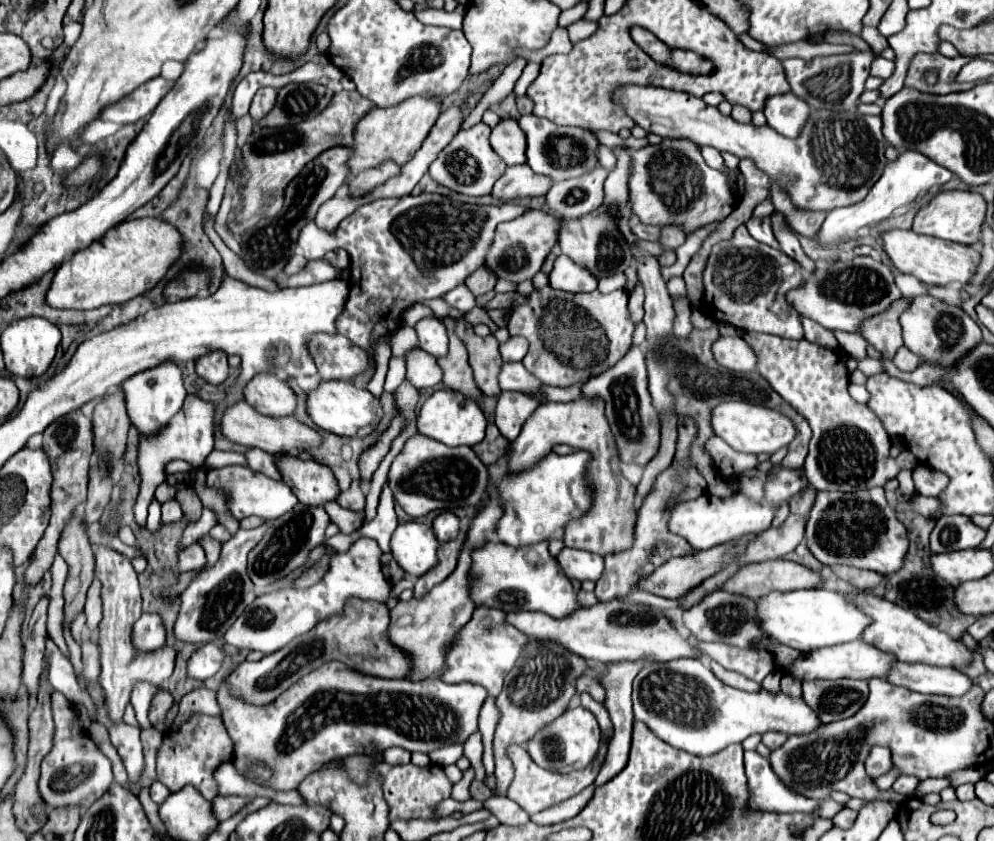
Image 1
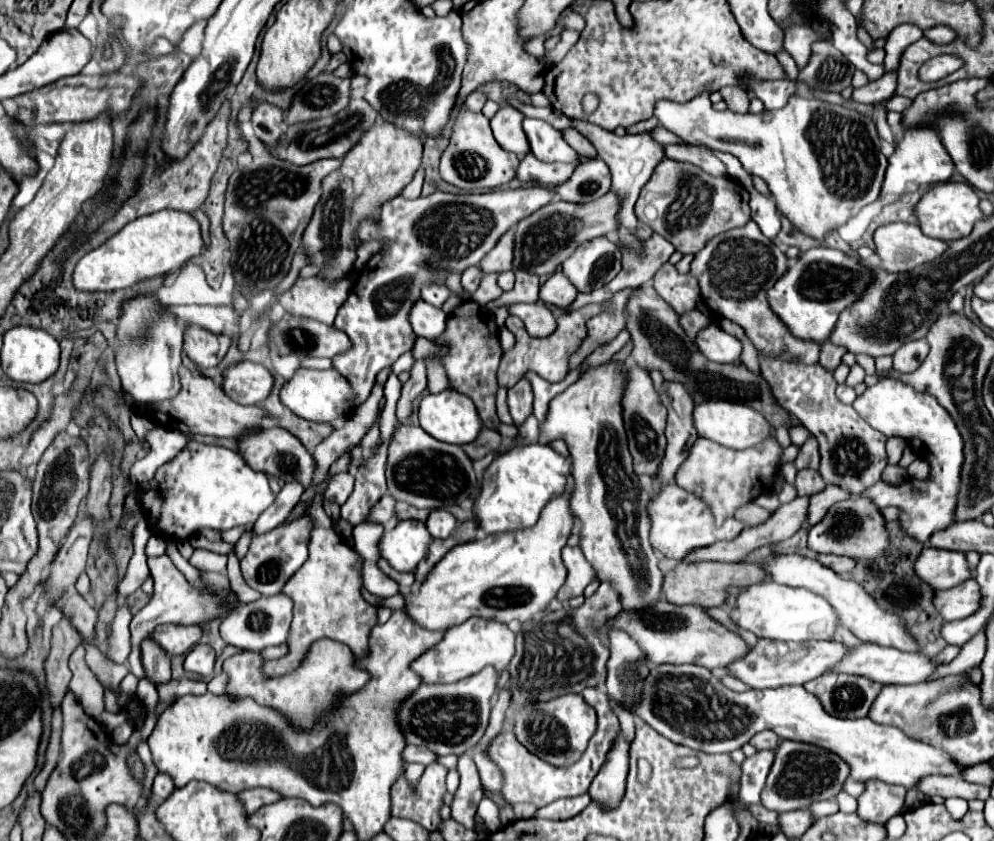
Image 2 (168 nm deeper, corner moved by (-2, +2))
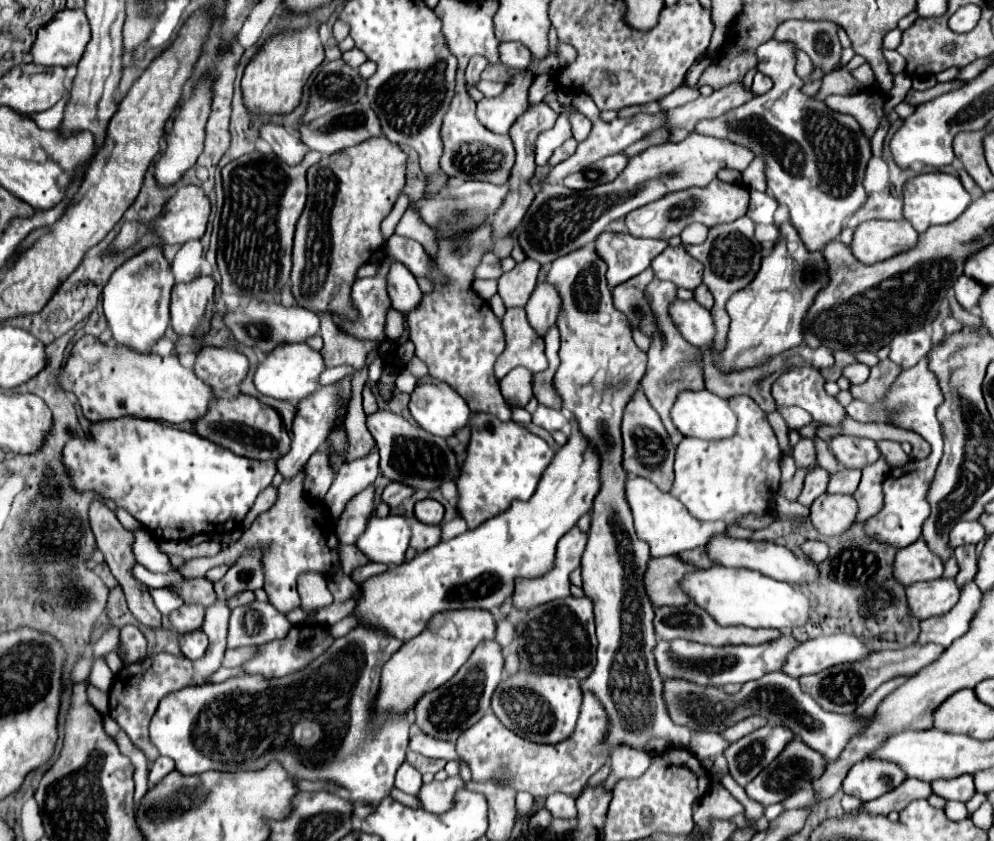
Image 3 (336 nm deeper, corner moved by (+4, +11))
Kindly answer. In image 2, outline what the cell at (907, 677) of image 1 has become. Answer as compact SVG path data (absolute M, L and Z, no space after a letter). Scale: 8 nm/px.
M860 643L856 647L850 647L842 661L838 661L832 667L832 673L850 673L850 675L862 675L872 681L884 683L884 685L910 685L910 683L922 683L934 673L936 665L930 661L930 657L920 653L906 653L900 649L890 649L874 643Z

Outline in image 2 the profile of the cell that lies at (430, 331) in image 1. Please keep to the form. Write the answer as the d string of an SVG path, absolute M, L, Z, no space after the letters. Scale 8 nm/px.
M418 299L410 309L410 325L416 335L436 339L446 329L446 313L424 299Z

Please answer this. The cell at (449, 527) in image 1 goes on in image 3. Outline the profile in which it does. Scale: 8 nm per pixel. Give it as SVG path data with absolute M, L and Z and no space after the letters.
M426 498L426 500L416 502L414 514L424 524L440 524L444 518L444 506L432 498Z

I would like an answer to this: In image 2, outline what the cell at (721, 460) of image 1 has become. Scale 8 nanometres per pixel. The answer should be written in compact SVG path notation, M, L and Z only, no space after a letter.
M774 435L758 443L756 447L734 451L726 449L718 443L706 441L702 437L696 439L696 443L690 447L686 463L676 473L676 483L696 495L700 501L706 503L706 507L712 511L716 525L722 525L724 519L732 517L736 509L742 505L754 501L758 495L766 493L774 485L774 477L780 471L780 457L782 457L782 445L776 441Z

